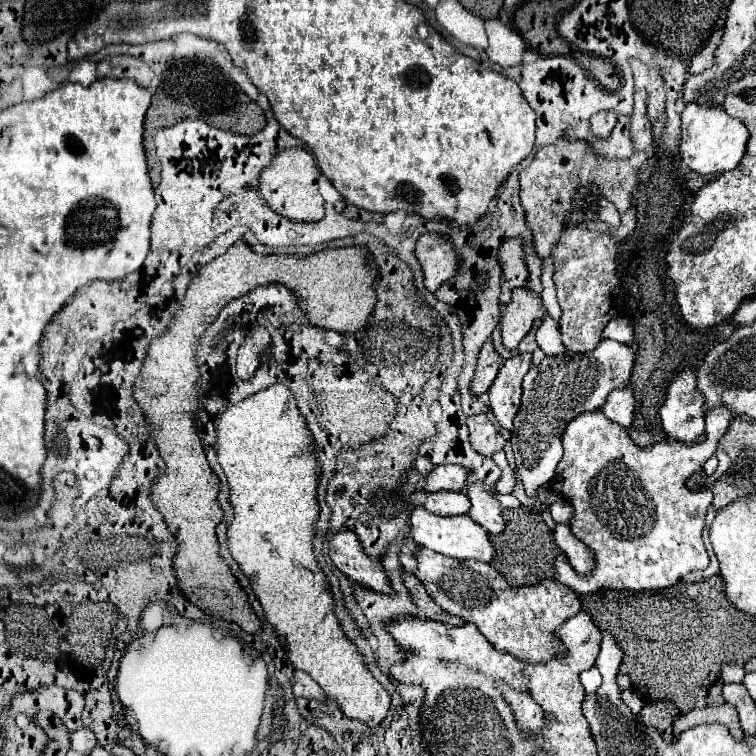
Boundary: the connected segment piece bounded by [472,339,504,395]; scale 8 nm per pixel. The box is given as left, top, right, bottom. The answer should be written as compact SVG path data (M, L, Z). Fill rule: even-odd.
M488 339L484 345L482 345L482 351L478 353L478 367L476 367L476 375L472 379L472 393L476 395L484 395L492 381L496 379L498 371L500 371L500 365L504 361L500 359L496 347L494 347L494 341Z

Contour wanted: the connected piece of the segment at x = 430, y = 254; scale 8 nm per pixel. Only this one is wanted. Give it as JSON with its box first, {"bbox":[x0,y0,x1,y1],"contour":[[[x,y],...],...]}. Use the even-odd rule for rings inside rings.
{"bbox":[416,235,460,291],"contour":[[[422,235],[416,243],[416,257],[424,269],[424,285],[428,291],[436,291],[460,269],[460,259],[456,259],[456,251],[452,251],[452,243],[444,235]]]}

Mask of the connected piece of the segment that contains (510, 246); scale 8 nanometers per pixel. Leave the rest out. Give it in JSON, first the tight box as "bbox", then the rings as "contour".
{"bbox":[498,237,528,293],"contour":[[[520,237],[506,239],[506,243],[502,243],[502,247],[498,249],[498,259],[504,269],[502,293],[522,287],[528,279],[528,267],[524,259],[524,241]]]}

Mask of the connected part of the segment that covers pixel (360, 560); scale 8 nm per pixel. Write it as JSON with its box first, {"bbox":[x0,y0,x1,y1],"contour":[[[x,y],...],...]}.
{"bbox":[330,531,392,595],"contour":[[[352,531],[334,533],[330,541],[330,557],[334,565],[354,583],[386,595],[392,591],[388,585],[388,575],[384,575],[384,567],[380,567],[380,559],[368,559],[368,555],[360,551],[360,539],[356,539]]]}

